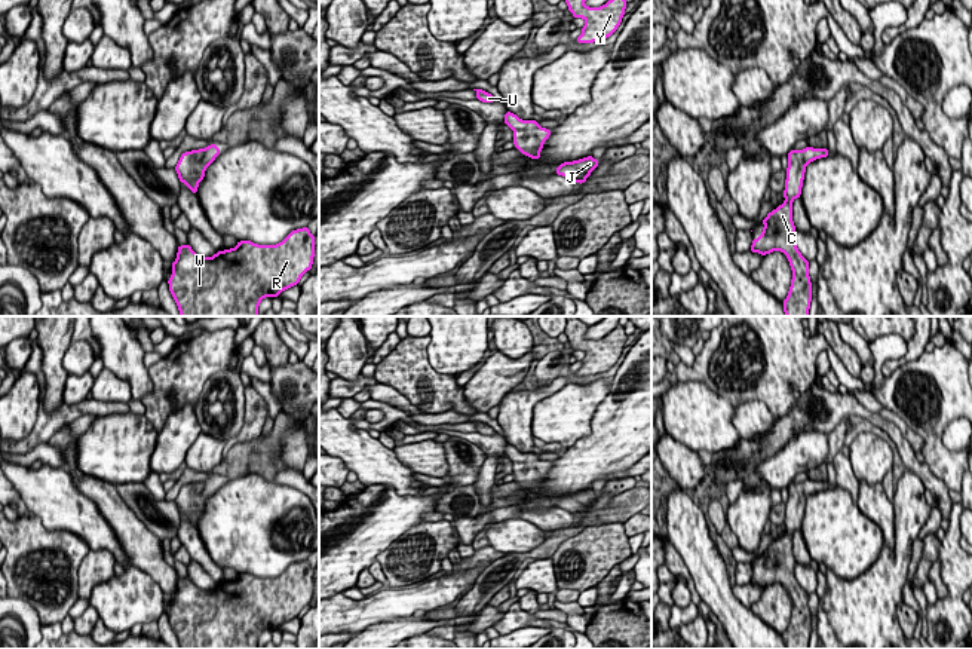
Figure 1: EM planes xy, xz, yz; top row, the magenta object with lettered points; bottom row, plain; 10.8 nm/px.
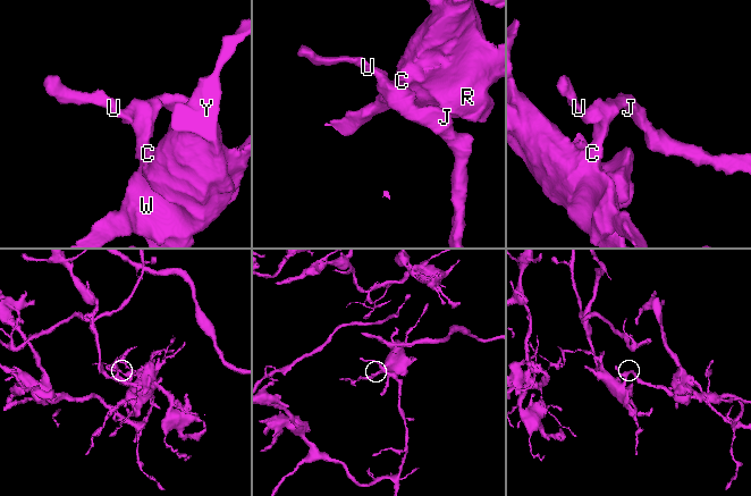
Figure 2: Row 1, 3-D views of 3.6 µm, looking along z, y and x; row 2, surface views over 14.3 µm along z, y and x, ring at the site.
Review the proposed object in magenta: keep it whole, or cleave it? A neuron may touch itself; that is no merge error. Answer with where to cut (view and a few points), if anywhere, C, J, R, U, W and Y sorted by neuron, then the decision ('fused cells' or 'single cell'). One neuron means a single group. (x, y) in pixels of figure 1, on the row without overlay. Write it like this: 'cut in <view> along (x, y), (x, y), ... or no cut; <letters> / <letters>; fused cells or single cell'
no cut; C J R U W Y; single cell

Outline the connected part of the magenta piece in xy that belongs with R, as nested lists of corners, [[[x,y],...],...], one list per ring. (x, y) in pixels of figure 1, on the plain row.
[[[307,560],[292,563],[276,578],[239,573],[236,581],[217,584],[212,590],[197,588],[188,576],[180,578],[168,613],[169,624],[181,649],[258,649],[261,633],[298,618],[312,601],[313,590],[315,569]]]

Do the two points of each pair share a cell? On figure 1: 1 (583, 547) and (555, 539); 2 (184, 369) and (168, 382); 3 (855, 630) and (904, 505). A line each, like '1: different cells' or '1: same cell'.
1: different cells
2: same cell
3: same cell

